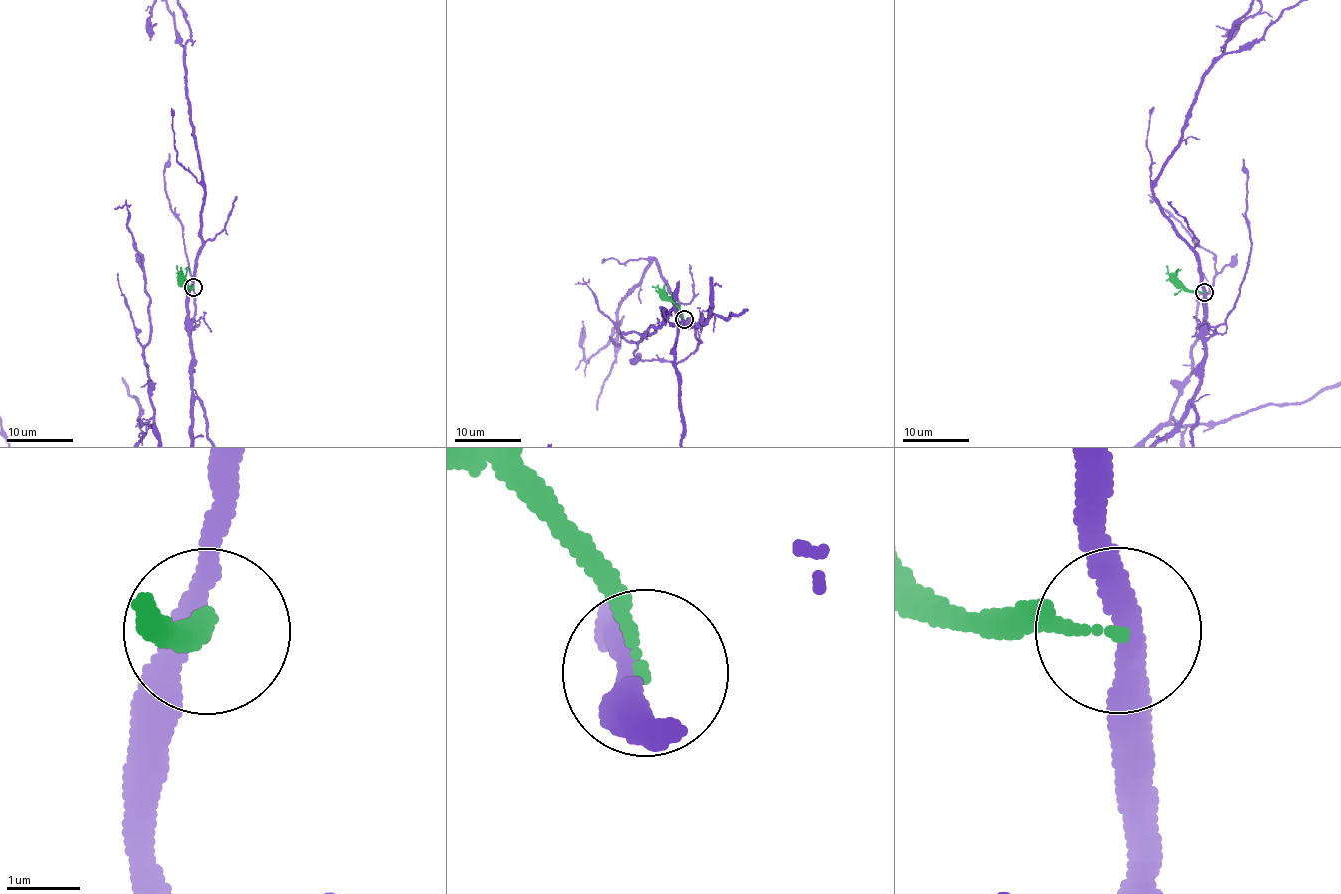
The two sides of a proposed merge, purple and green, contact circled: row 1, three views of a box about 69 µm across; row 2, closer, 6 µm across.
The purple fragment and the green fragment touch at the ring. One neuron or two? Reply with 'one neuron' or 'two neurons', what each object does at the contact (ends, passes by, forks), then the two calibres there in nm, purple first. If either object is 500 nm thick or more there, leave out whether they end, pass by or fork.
two neurons; purple passes by; green ends; calibres 280 and 120 nm

